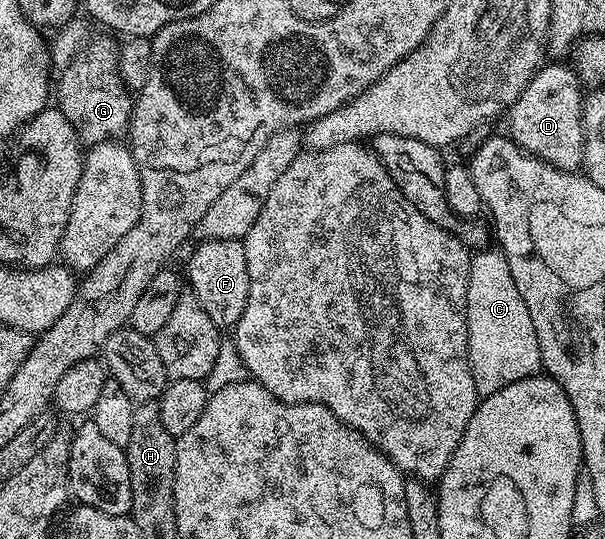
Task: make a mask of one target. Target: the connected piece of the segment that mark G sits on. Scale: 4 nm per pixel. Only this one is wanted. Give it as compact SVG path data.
M91 36L82 46L82 50L64 66L61 70L62 78L59 81L57 78L56 81L56 108L62 112L64 119L68 119L68 123L72 123L78 140L86 147L121 138L129 130L130 116L134 114L134 97L118 74L120 45L117 40L113 41L115 40L113 36L110 37Z

